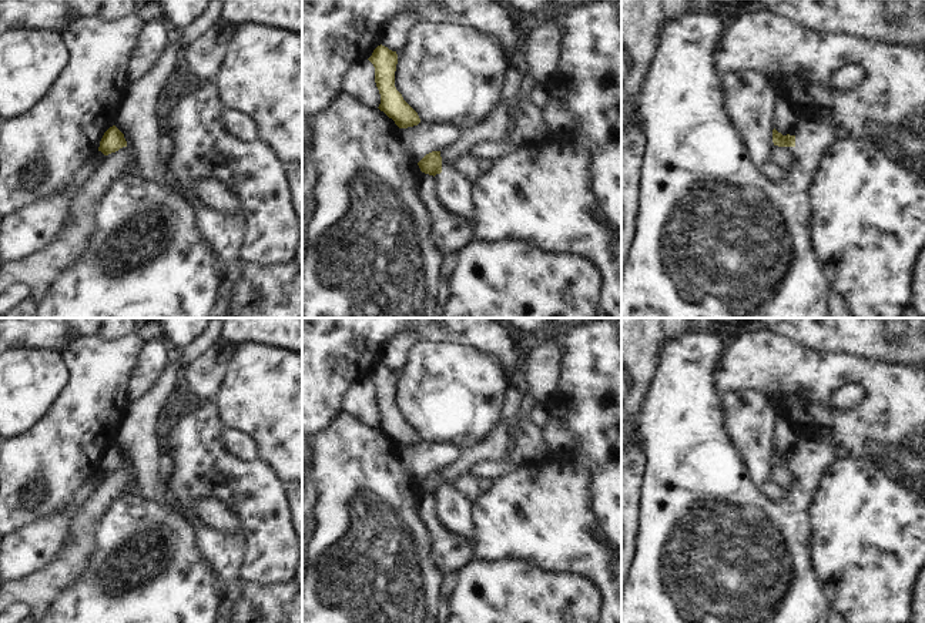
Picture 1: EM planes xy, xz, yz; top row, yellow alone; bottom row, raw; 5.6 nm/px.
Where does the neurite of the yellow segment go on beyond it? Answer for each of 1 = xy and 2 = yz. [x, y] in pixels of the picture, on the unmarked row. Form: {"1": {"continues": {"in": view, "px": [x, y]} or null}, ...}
{"1": {"continues": null}, "2": {"continues": null}}

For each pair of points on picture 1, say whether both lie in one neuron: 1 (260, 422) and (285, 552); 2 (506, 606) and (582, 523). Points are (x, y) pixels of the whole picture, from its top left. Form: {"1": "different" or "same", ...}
{"1": "different", "2": "different"}

